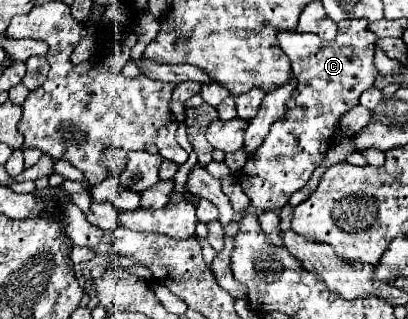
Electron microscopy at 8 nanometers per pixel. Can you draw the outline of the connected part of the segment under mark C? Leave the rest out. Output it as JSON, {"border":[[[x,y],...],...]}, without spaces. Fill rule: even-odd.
{"border":[[[366,18],[342,20],[338,24],[338,36],[332,42],[324,42],[314,34],[300,34],[294,30],[278,32],[280,48],[292,58],[292,72],[296,76],[298,98],[296,106],[284,114],[284,118],[272,124],[256,160],[252,158],[236,174],[244,194],[256,210],[280,210],[288,204],[290,196],[302,190],[316,166],[324,160],[340,118],[358,104],[364,90],[374,86],[376,66],[374,48],[376,36],[368,30]],[[288,136],[288,138],[286,138]],[[280,142],[284,146],[280,146]]]}

